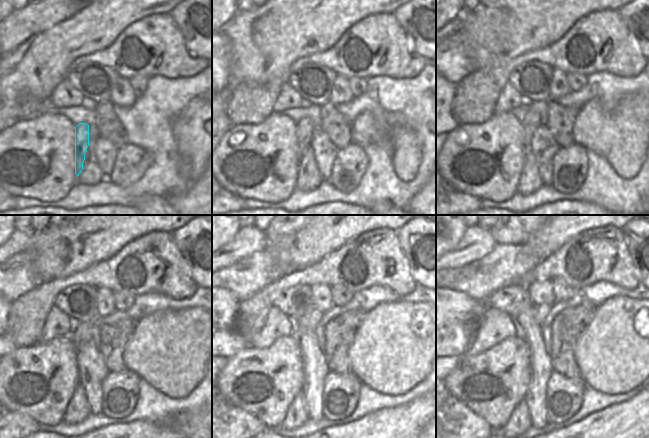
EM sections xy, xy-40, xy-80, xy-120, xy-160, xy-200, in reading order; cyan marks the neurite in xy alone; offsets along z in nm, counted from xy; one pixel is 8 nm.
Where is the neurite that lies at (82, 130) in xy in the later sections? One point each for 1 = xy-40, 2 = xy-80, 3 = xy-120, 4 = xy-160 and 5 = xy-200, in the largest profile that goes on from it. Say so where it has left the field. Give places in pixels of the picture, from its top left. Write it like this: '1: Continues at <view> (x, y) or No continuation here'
1: Continues at xy-40 (305, 128)
2: Continues at xy-80 (529, 118)
3: Continues at xy-120 (81, 334)
4: Continues at xy-160 (312, 320)
5: Continues at xy-200 (541, 312).

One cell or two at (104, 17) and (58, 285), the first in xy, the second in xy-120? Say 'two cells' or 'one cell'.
two cells

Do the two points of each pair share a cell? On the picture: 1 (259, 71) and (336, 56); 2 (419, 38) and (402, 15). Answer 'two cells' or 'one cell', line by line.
1: two cells
2: one cell

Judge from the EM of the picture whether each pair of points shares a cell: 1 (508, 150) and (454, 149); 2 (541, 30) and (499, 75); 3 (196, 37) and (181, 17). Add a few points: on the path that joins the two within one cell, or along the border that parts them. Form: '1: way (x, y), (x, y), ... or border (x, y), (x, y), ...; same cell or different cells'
1: way (498, 144), (468, 144); same cell
2: border (538, 48), (524, 52), (495, 68); different cells
3: way (193, 32), (184, 22); same cell

